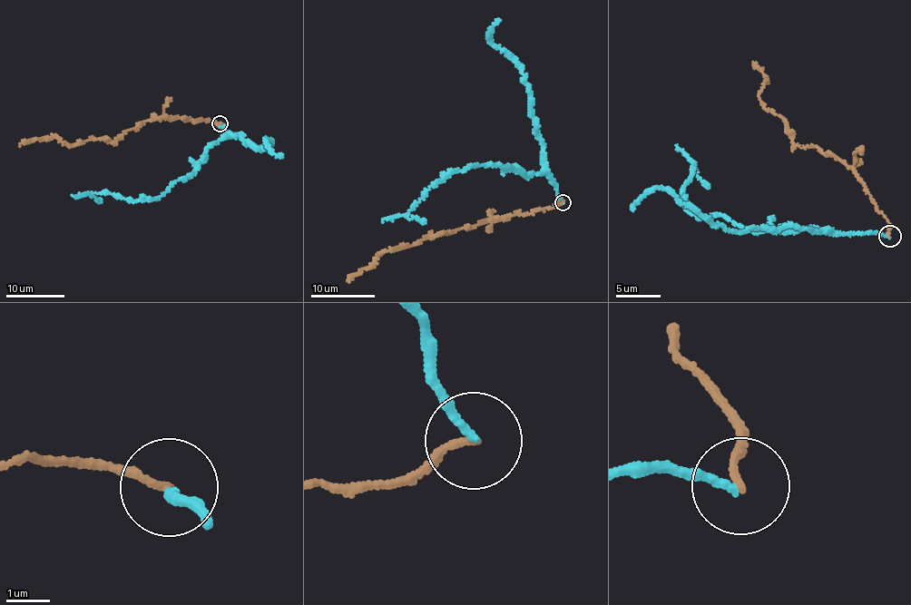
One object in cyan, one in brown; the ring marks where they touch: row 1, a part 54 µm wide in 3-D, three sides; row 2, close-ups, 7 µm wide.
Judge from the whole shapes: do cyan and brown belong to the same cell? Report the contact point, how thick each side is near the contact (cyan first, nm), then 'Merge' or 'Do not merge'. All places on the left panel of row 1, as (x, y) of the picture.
Place: (220, 123). Thickness 200 nm (cyan) against 180 nm. Do not merge

